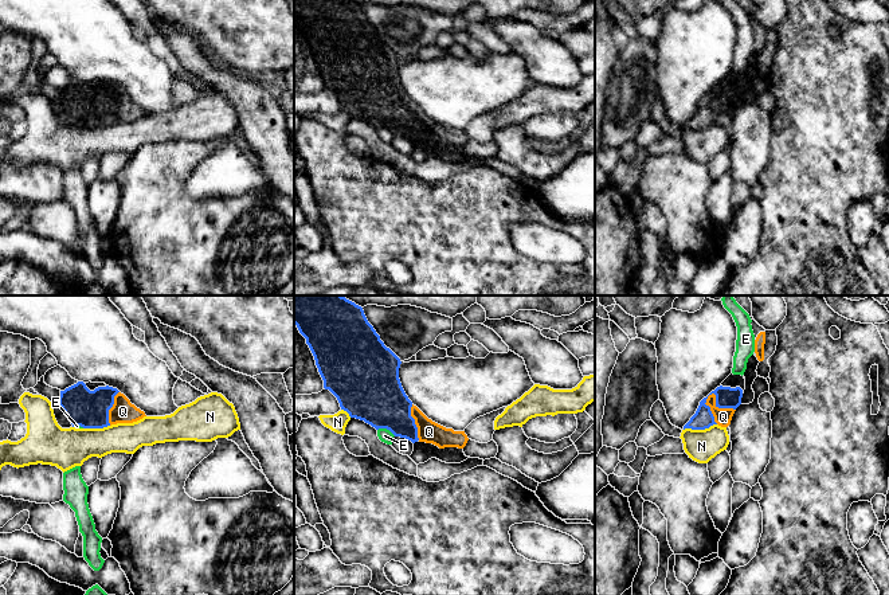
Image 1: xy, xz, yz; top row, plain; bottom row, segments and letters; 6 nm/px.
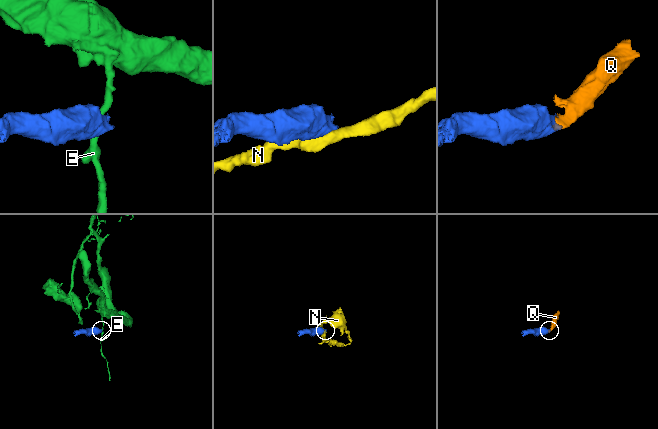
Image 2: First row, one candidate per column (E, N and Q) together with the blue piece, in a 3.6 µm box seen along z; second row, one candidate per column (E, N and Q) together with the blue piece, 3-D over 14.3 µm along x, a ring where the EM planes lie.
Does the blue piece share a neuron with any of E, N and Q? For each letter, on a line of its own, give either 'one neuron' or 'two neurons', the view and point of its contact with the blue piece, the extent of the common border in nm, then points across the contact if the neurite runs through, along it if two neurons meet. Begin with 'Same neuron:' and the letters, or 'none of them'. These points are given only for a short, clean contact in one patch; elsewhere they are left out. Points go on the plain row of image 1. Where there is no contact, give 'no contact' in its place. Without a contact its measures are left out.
Same neuron: Q
E: two neurons; meets blue in xz at (387, 128); contact 120 nm long; border along xz (378, 128), (388, 128), (395, 134)
N: two neurons; meets blue in yz at (700, 128); contact 200 nm long
Q: one neuron; meets blue in yz at (716, 102); contact 200 nm long; runs through yz (725, 96), (716, 102), (723, 116)

